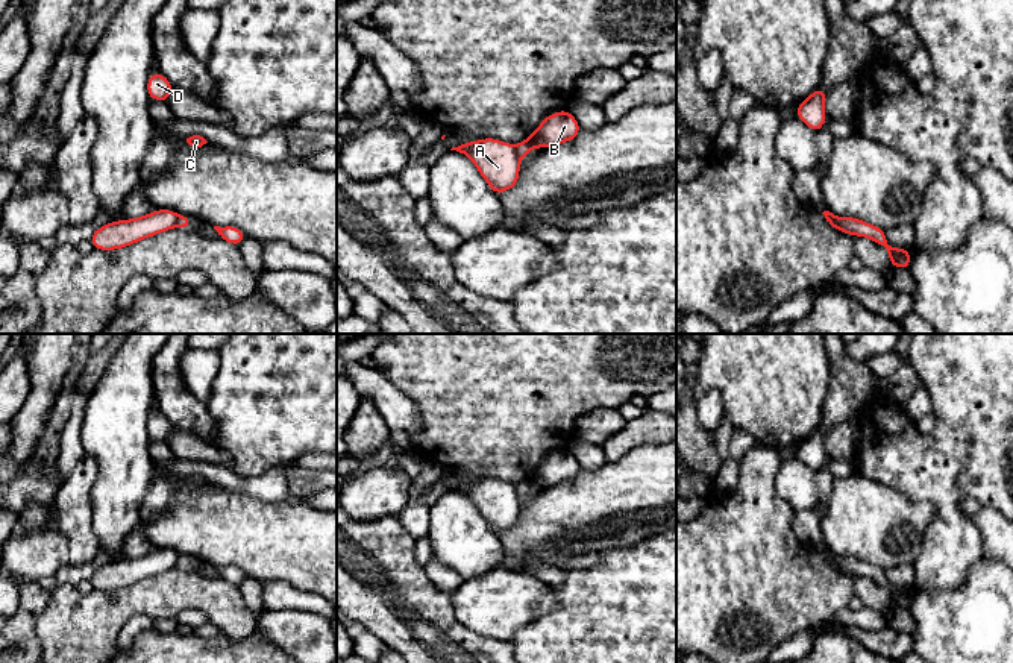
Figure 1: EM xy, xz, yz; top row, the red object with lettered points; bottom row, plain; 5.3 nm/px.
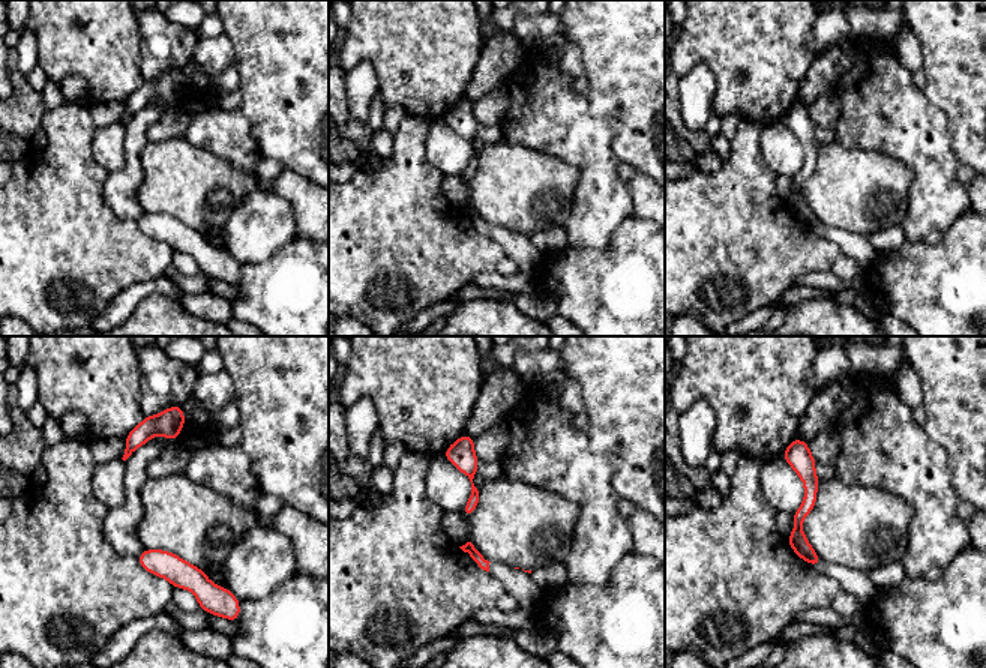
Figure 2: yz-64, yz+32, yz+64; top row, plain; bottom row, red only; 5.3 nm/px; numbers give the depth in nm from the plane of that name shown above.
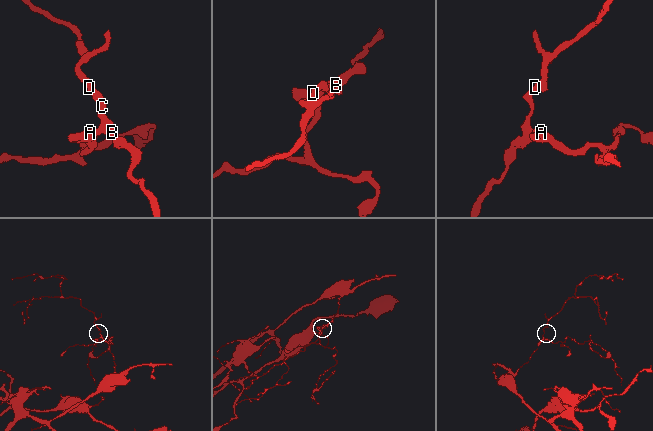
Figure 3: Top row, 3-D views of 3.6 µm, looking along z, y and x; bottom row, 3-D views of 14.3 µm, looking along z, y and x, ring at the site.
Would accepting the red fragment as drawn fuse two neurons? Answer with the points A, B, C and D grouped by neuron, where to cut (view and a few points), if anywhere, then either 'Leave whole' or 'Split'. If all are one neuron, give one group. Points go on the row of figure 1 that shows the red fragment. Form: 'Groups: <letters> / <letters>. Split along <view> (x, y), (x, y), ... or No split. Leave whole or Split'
Groups: A / B C D. Split along xz (514, 146), (519, 158). Split

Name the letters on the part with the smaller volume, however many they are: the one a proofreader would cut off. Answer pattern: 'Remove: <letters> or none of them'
Remove: A

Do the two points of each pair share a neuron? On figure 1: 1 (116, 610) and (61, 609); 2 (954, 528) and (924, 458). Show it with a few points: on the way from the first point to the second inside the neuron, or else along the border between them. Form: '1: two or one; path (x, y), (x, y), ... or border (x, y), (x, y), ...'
1: one; path (102, 610), (75, 610)
2: one; path (947, 512), (945, 495), (928, 475)

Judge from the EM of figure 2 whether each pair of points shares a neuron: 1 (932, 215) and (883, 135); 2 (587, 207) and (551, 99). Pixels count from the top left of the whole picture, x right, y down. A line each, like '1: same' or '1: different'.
1: same
2: same

